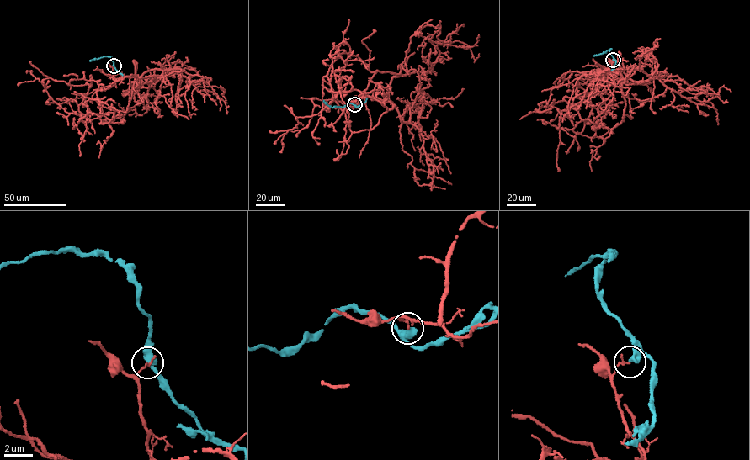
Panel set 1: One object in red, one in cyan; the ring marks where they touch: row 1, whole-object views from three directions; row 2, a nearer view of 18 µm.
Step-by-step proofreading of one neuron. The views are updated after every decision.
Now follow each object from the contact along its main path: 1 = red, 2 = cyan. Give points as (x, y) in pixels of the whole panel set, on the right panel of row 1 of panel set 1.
1: (613, 60), (592, 73), (627, 84), (619, 53), (623, 120), (619, 87), (582, 79), (603, 81), (593, 59)
2: (613, 60), (611, 49), (593, 56)

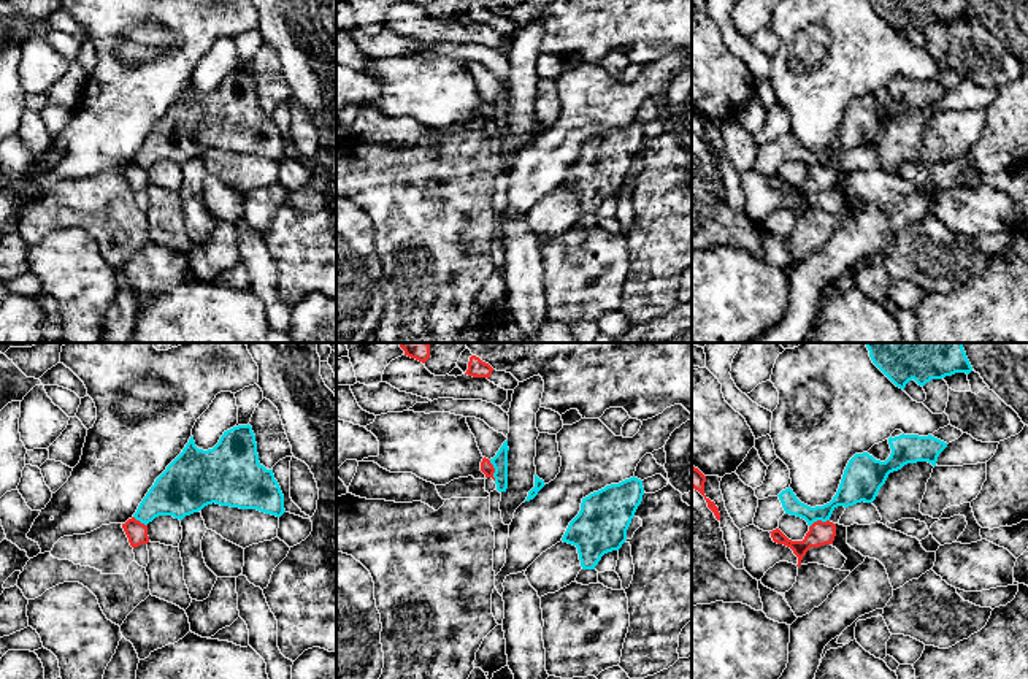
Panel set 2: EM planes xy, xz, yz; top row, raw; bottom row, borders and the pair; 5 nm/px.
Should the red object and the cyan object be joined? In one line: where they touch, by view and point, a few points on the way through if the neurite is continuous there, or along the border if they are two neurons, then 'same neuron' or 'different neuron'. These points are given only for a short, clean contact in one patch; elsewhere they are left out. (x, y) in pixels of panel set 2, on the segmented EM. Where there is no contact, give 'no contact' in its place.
xz (494, 470) | along xz (489, 460), (495, 479) | different neuron

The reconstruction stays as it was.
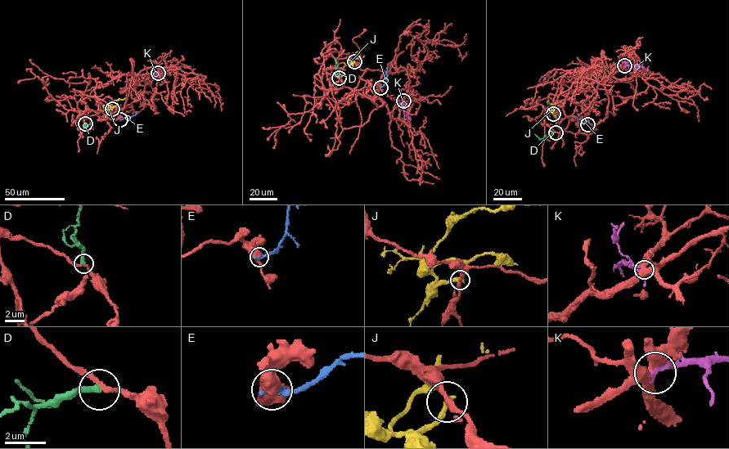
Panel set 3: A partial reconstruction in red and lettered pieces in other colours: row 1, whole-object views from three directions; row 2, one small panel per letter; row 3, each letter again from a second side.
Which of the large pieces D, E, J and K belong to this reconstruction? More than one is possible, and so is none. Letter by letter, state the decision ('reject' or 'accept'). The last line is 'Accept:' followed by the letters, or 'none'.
D: reject
E: reject
J: reject
K: reject
Accept: none

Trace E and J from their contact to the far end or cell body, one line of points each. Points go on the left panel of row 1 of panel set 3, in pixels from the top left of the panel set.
E: (120, 119), (137, 113)
J: (112, 109), (108, 107), (110, 102), (125, 98)

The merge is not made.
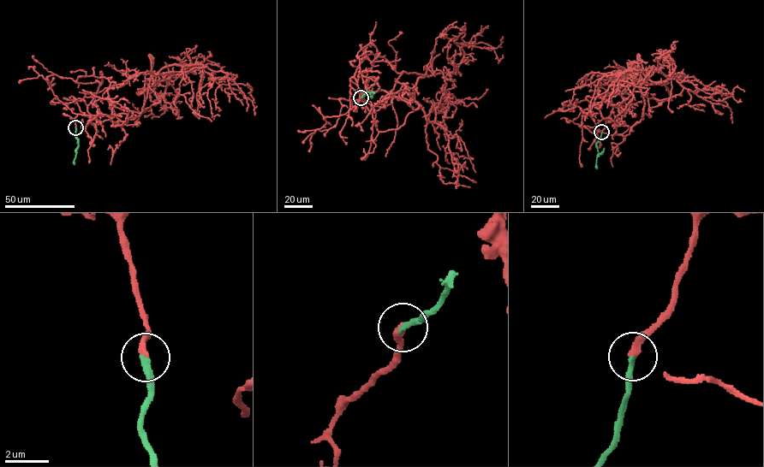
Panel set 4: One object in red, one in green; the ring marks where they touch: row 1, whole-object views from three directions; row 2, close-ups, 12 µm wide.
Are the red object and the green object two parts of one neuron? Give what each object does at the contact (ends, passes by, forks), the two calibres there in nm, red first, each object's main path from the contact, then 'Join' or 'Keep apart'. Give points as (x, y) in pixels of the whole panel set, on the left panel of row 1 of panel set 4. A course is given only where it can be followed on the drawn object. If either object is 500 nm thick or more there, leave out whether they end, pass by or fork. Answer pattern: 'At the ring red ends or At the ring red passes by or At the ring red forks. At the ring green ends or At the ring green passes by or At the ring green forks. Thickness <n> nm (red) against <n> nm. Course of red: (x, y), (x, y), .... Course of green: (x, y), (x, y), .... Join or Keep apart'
At the ring red ends. At the ring green ends. Thickness 320 nm (red) against 280 nm. Course of red: (75, 127), (140, 113), (150, 56), (153, 85), (170, 65), (228, 73), (207, 90), (219, 115). Course of green: (75, 127), (78, 147), (74, 164). Join

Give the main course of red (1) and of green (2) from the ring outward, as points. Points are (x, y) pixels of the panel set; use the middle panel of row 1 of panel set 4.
1: (361, 97), (419, 108), (399, 99), (419, 104), (419, 78), (456, 67), (443, 33), (465, 30)
2: (361, 97), (367, 91), (374, 92)

